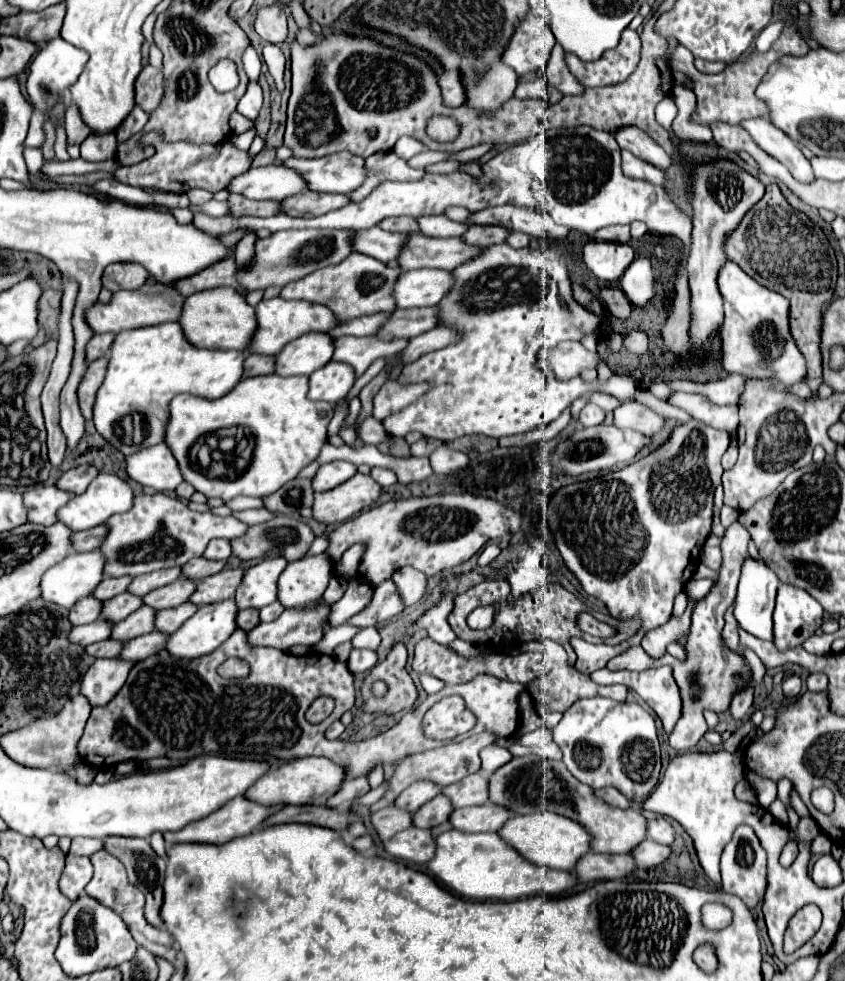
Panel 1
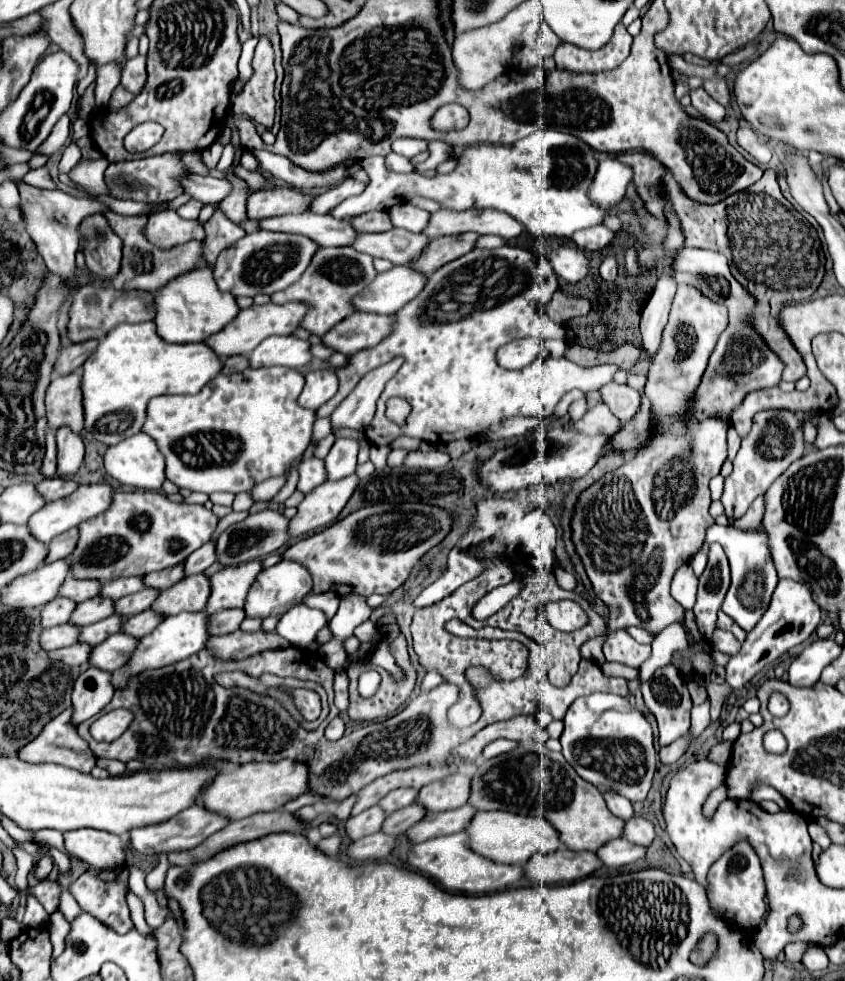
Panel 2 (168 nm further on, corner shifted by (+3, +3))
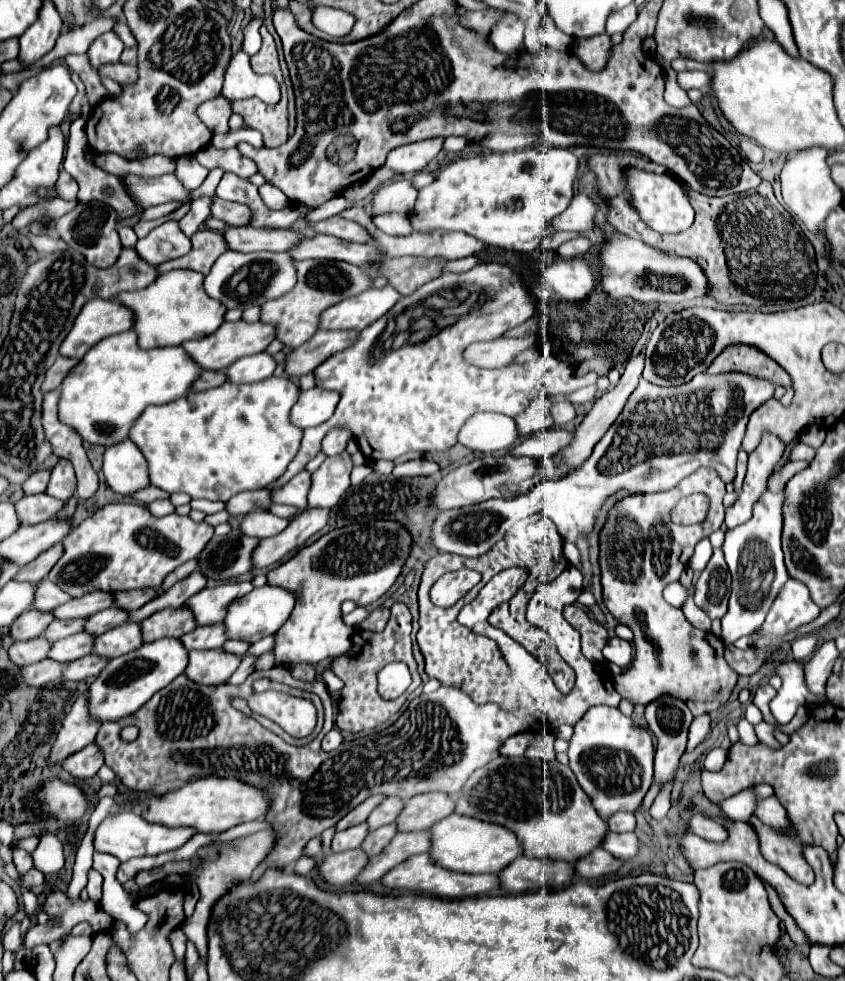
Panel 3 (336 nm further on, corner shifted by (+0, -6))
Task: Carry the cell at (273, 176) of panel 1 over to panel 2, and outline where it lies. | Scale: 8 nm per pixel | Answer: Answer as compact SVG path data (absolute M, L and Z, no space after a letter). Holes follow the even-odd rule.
M189 175L181 183L185 187L185 193L189 193L193 199L201 203L221 203L231 193L231 183L227 179L215 179L215 177L201 177L201 175Z

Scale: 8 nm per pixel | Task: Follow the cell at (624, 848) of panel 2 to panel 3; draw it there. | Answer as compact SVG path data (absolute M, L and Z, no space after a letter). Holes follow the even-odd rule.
M594 848L590 854L586 854L584 858L574 862L576 876L580 876L580 878L600 878L600 876L616 872L620 866L622 866L622 862L614 856L610 856L608 852L604 852L602 848Z

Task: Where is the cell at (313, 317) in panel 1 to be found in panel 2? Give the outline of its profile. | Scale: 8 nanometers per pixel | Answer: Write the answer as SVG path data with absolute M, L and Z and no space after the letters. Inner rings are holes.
M291 301L285 305L275 305L275 303L251 305L247 309L241 309L239 315L229 323L229 327L225 327L221 333L213 335L211 339L205 339L205 343L209 347L213 347L213 351L221 359L231 357L231 355L249 355L249 351L253 351L253 347L257 347L269 335L291 335L291 333L295 333L295 329L301 327L301 319L307 313L309 313L309 305L303 301Z

